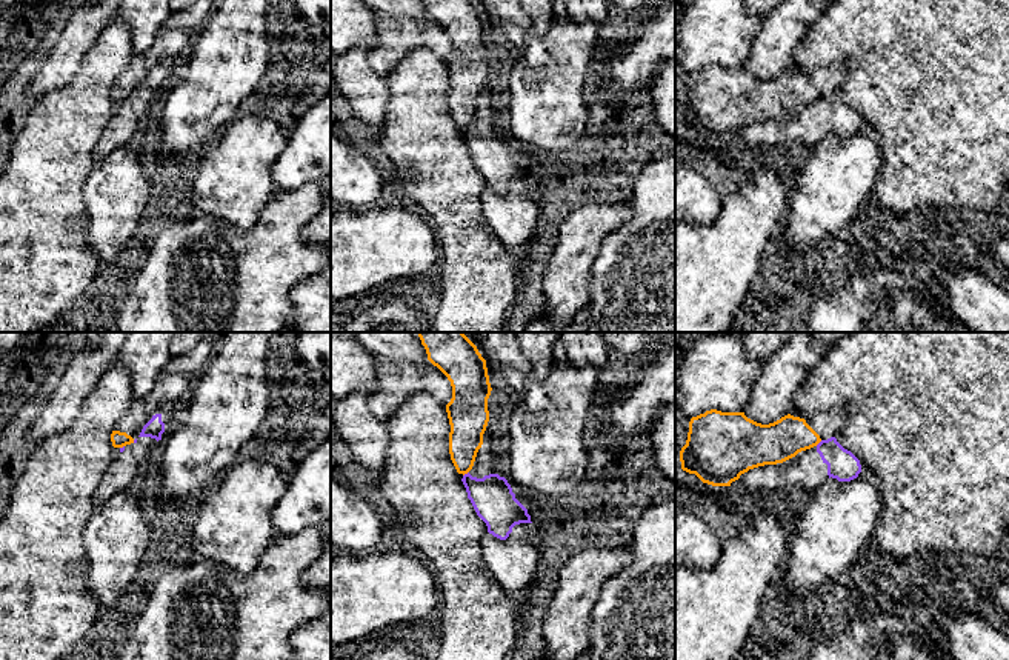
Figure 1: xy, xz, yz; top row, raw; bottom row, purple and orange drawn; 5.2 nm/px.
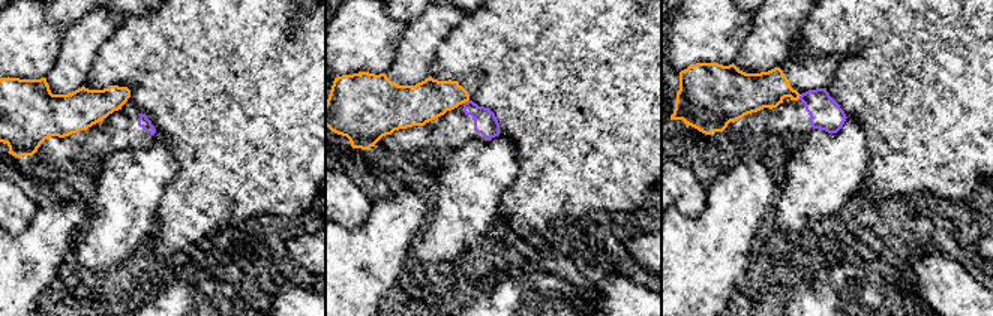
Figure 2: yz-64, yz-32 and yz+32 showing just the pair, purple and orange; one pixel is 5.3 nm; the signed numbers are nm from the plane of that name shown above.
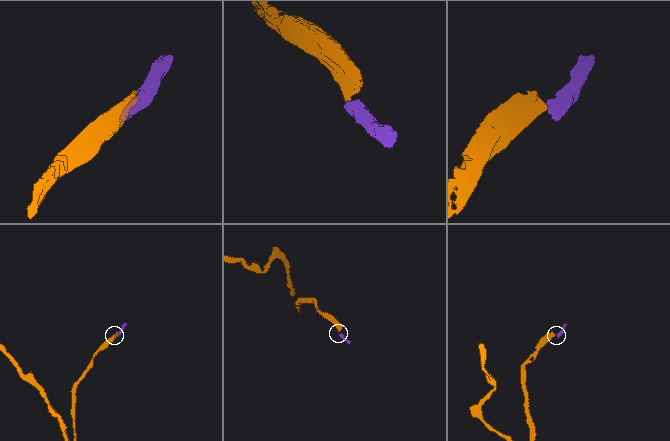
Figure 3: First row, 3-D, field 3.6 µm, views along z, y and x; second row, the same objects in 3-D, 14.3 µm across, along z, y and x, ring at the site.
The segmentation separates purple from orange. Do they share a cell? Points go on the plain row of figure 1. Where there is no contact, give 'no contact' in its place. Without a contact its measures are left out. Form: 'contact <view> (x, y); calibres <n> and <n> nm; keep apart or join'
contact xz (465, 130); calibres 220 and 180 nm; keep apart

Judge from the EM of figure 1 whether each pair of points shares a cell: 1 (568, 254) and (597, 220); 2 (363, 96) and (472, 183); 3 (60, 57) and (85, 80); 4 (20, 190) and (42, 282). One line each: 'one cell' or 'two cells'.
1: one cell
2: two cells
3: two cells
4: one cell

